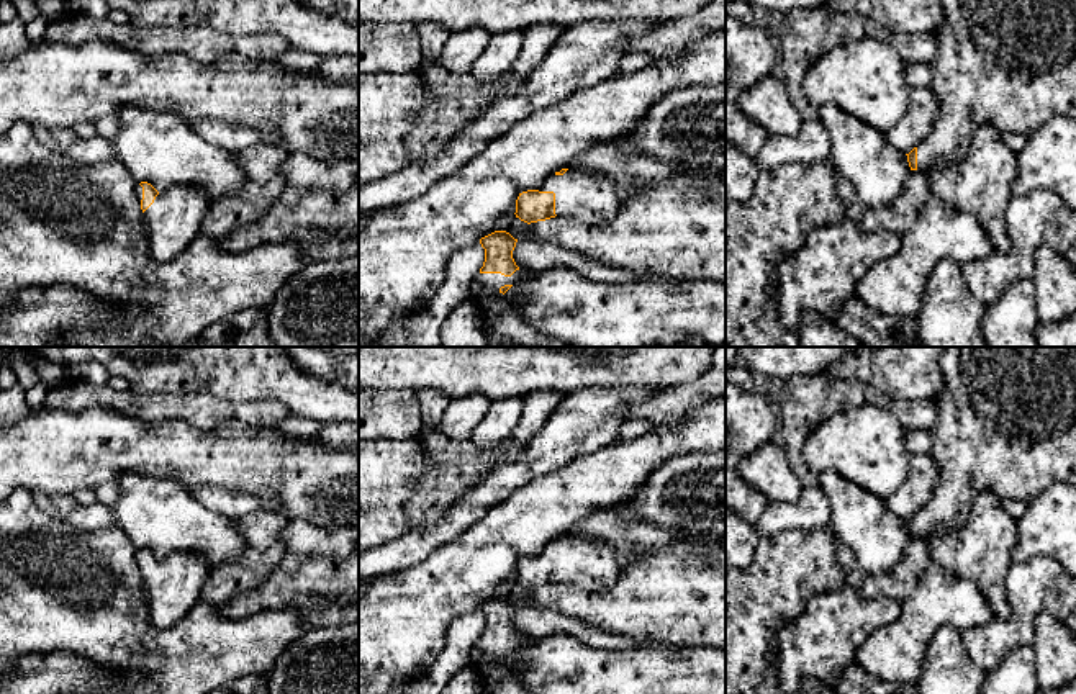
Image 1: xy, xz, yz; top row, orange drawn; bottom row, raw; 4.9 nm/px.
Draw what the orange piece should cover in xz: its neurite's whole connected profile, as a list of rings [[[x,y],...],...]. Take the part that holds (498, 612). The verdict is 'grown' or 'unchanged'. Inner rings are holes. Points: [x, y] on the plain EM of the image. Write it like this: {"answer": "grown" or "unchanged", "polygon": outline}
{"answer": "grown", "polygon": [[[495,597],[480,606],[485,629],[472,650],[470,661],[477,665],[485,694],[536,694],[504,661],[514,650],[536,640],[516,632],[513,625],[516,609],[518,606],[506,597]]]}

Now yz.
{"answer": "grown", "polygon": [[[945,347],[940,370],[938,419],[930,430],[938,480],[929,502],[906,520],[911,537],[929,542],[934,535],[960,530],[979,491],[1029,506],[1055,483],[1076,486],[1076,347]]]}

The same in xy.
{"answer": "grown", "polygon": [[[141,548],[136,550],[136,563],[142,576],[149,620],[159,630],[169,630],[179,624],[200,599],[203,584],[213,576],[211,565],[193,552],[177,552],[159,560],[151,550]]]}

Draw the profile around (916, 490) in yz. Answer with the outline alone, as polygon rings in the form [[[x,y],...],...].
[[[932,453],[909,455],[907,478],[886,499],[886,506],[902,520],[909,520],[932,498],[938,480],[938,465]]]

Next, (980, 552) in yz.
[[[991,491],[976,493],[966,524],[929,539],[929,555],[943,571],[974,583],[994,617],[1007,619],[1006,573],[1017,542],[1015,520]]]

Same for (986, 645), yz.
[[[1051,557],[1010,563],[1006,573],[1009,617],[961,632],[970,660],[984,674],[997,668],[1007,651],[1030,645],[1040,612],[1066,620],[1076,609],[1076,579]]]

